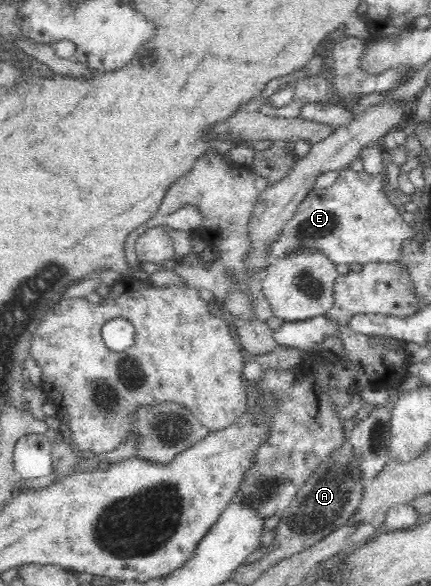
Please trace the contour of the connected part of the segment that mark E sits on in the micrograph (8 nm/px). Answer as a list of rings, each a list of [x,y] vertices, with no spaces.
[[[386,169],[378,175],[339,170],[335,182],[326,188],[316,185],[296,213],[286,222],[281,234],[267,247],[273,262],[302,249],[318,249],[336,265],[372,262],[398,262],[400,249],[415,233],[410,223],[404,222],[397,207],[390,204],[383,179]]]

